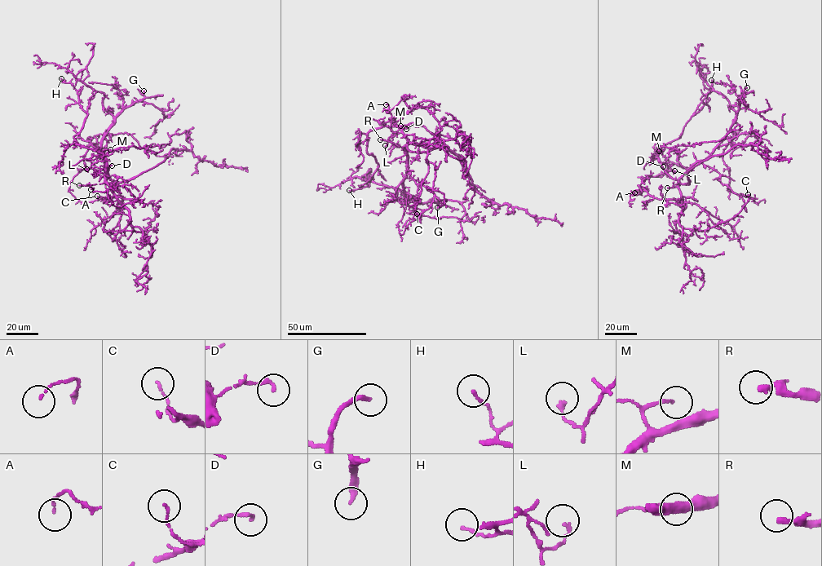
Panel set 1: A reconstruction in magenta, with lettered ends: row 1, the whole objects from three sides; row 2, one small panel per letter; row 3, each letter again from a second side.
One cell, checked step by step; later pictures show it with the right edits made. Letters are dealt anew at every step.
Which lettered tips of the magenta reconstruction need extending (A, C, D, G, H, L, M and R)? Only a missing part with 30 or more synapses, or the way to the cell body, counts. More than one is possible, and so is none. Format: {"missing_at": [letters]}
{"missing_at": ["G", "R"]}

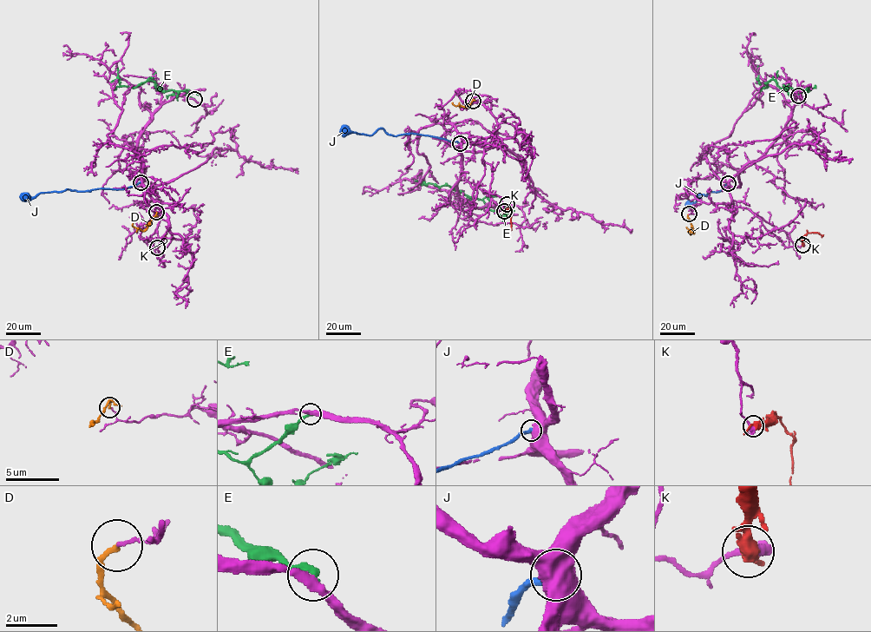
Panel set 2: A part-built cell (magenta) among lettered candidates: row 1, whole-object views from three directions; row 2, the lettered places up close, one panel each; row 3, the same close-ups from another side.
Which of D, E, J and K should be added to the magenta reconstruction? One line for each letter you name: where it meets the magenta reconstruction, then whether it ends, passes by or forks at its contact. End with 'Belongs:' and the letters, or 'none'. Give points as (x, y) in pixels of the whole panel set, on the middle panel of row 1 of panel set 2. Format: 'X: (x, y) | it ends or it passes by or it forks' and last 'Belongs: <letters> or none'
Belongs: none

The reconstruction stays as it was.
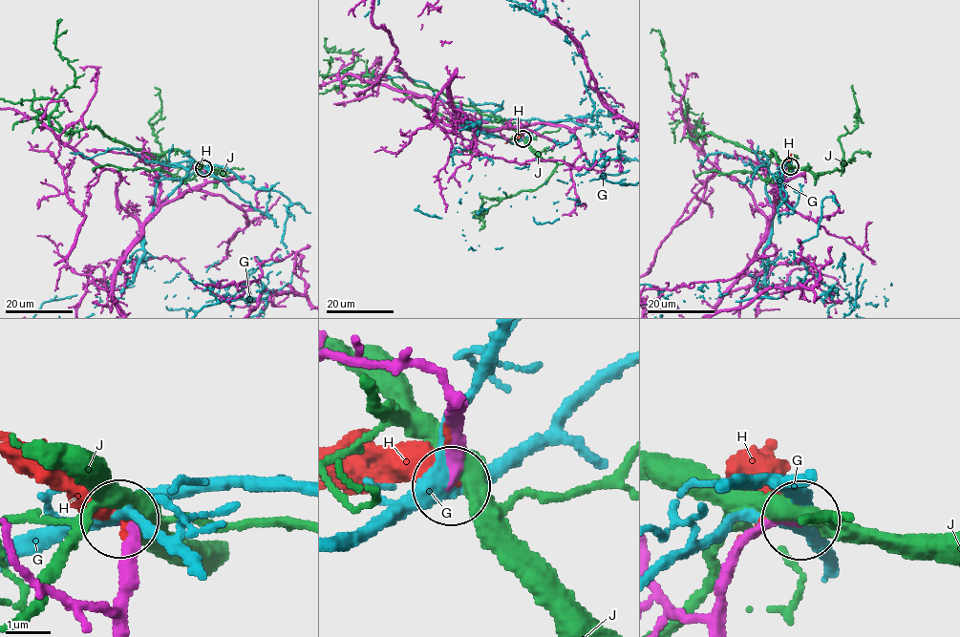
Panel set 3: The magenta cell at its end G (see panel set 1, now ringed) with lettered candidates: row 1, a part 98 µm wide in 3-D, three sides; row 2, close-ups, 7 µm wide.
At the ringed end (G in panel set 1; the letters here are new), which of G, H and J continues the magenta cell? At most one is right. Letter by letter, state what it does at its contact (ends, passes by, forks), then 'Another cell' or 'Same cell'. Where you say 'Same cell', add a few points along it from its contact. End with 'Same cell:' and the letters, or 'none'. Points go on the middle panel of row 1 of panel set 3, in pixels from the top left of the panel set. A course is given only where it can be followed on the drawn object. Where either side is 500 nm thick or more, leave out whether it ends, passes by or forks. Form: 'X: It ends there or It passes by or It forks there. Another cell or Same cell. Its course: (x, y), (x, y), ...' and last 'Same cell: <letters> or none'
G: It forks there. Another cell
H: It ends there. Another cell
J: It passes by. Another cell
Same cell: none

